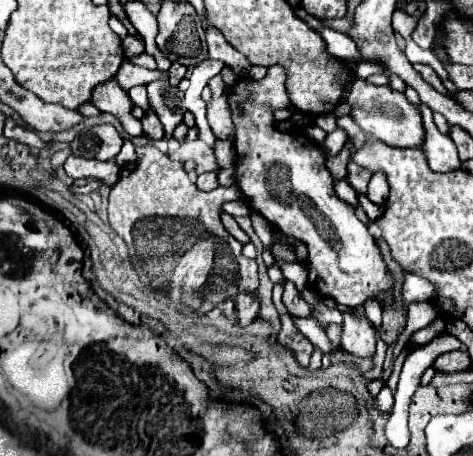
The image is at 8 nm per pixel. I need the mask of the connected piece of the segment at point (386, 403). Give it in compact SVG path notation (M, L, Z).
M384 387L376 397L376 411L378 413L390 413L392 403L394 403L394 395L392 395L392 391L388 387Z

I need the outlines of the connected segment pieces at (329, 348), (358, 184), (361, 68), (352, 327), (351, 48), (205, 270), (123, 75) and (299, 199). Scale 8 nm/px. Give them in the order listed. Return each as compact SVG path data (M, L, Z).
M292 317L292 321L294 321L294 325L300 329L300 333L314 345L314 347L318 347L322 353L338 353L338 351L342 351L340 347L336 347L336 345L332 345L332 341L328 339L328 335L326 335L326 331L316 323L316 321L312 321L312 319L294 319Z
M354 161L348 163L348 173L346 173L346 181L354 187L354 191L358 195L366 193L366 187L368 187L368 181L370 181L372 173L368 169L362 169L358 165L354 165Z
M360 61L360 63L356 65L356 73L358 73L362 79L366 79L368 75L374 75L374 73L384 73L384 75L388 75L382 65L370 63L370 61Z
M344 313L344 325L340 333L340 345L356 357L374 357L376 351L376 333L366 317L354 317Z
M320 27L320 29L316 29L318 31L318 35L324 39L324 43L326 43L326 51L332 55L332 57L338 57L338 59L342 59L342 61L360 61L360 53L358 53L358 49L356 49L356 43L350 39L350 37L346 37L344 33L340 33L340 31L334 31L334 29L330 29L330 27Z
M154 145L136 147L138 159L132 165L120 169L118 183L110 189L108 219L114 231L126 241L128 257L134 271L138 273L144 287L166 293L172 301L188 307L194 315L204 315L218 307L226 299L234 299L238 293L254 295L258 291L258 265L242 255L242 245L226 233L220 221L220 207L226 201L240 197L240 191L232 185L228 189L218 187L216 191L200 191L184 171L184 163L172 161L160 153Z
M128 61L122 63L122 67L118 70L116 75L116 81L120 83L122 89L129 91L134 85L146 85L150 81L159 79L160 77L168 77L169 72L160 72L159 70L149 70L144 67L138 67L138 65L132 65Z
M274 65L268 67L268 75L262 81L254 79L240 79L236 87L232 87L228 99L230 99L230 111L236 125L236 181L240 185L240 191L248 205L256 209L262 217L266 217L278 231L292 235L294 239L308 245L310 257L308 257L308 287L318 293L320 297L330 297L340 305L364 305L368 299L376 299L384 305L392 305L392 287L394 279L388 271L386 261L382 259L380 247L376 245L374 235L368 229L368 223L362 221L352 205L336 197L334 193L334 179L330 171L324 165L326 153L324 149L306 139L296 137L290 133L282 133L274 127L274 109L288 107L290 99L286 95L286 73L282 67Z

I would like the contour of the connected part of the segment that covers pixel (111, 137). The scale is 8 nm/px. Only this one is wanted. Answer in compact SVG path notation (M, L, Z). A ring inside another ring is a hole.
M112 125L88 127L70 145L72 155L78 155L78 157L82 155L88 159L98 159L98 161L114 159L120 147L122 147L122 139Z

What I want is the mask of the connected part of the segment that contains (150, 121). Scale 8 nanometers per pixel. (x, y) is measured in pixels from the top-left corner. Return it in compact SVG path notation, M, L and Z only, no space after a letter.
M152 109L146 111L146 115L142 117L142 131L144 131L144 137L148 137L148 139L162 139L164 137L162 123L158 121L158 117Z

